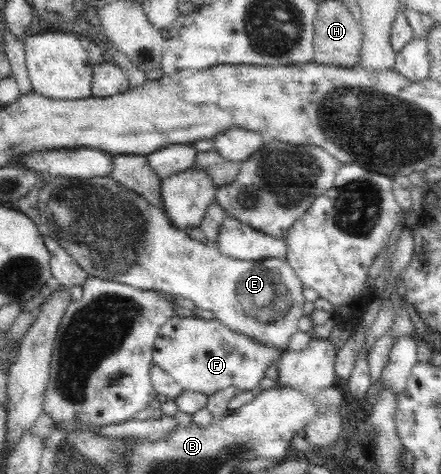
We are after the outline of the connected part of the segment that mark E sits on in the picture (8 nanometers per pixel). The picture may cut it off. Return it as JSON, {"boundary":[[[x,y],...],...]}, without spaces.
{"boundary":[[[111,176],[94,177],[86,180],[80,178],[63,178],[54,177],[51,178],[52,182],[46,182],[40,184],[41,190],[39,191],[40,198],[38,199],[38,208],[40,208],[40,224],[38,224],[39,231],[43,235],[48,235],[54,239],[54,241],[60,243],[68,254],[72,256],[72,259],[82,267],[85,272],[90,276],[96,276],[96,278],[121,282],[137,289],[153,290],[168,292],[172,294],[178,294],[182,298],[188,298],[192,300],[194,306],[202,308],[204,310],[210,310],[215,316],[215,320],[220,321],[222,325],[228,326],[230,330],[236,334],[247,336],[264,346],[271,346],[272,348],[279,348],[279,350],[287,350],[288,343],[292,334],[298,332],[298,322],[303,318],[304,311],[302,310],[304,303],[306,302],[302,294],[303,282],[298,278],[295,270],[289,265],[289,263],[280,258],[264,258],[260,261],[244,261],[236,258],[230,258],[224,256],[218,252],[216,246],[210,246],[204,244],[199,240],[193,239],[189,232],[176,228],[169,218],[163,213],[163,211],[157,206],[152,205],[140,194],[134,193],[132,190],[120,185],[116,180],[113,180]]]}

